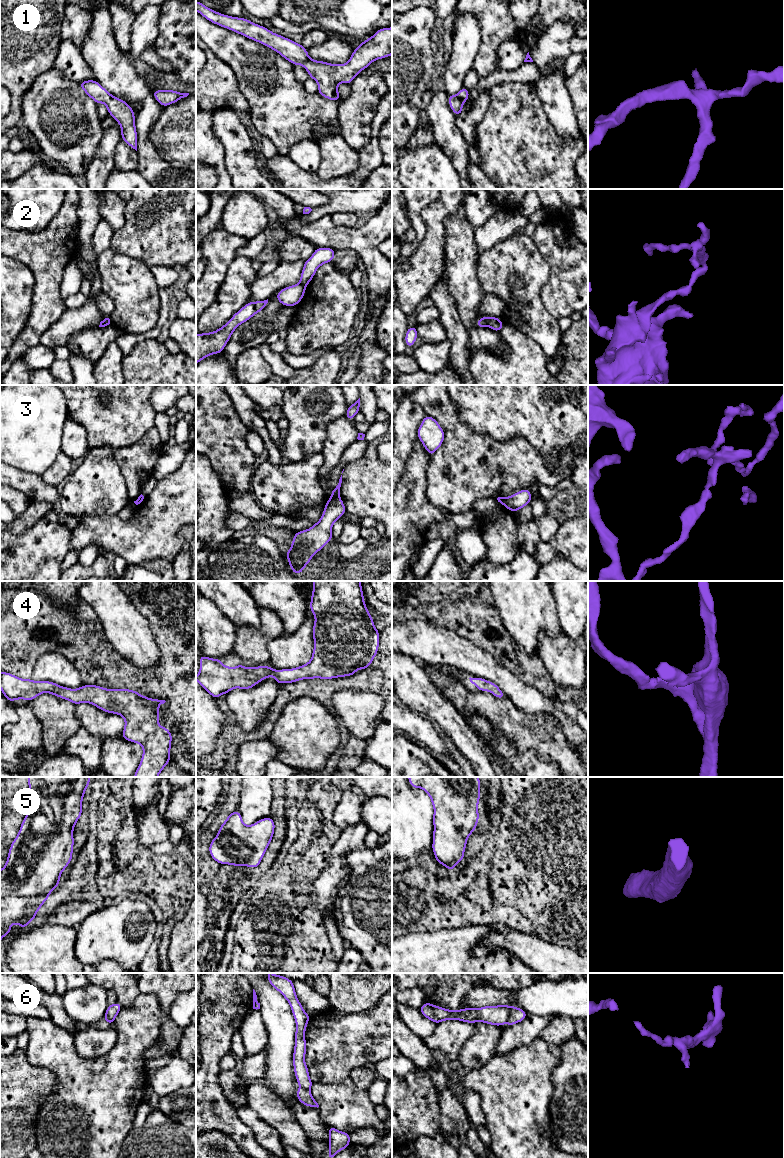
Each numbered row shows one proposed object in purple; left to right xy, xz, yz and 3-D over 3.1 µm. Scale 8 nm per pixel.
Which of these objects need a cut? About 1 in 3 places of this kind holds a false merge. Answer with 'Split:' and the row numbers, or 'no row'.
Split: 2, 3, 6

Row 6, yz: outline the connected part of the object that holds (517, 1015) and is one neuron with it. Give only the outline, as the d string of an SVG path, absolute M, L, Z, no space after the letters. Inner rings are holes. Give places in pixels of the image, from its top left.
M511 1006L511 1012L507 1020L507 1024L509 1026L512 1026L515 1023L522 1022L526 1017L527 1017L527 1012L516 1006Z

